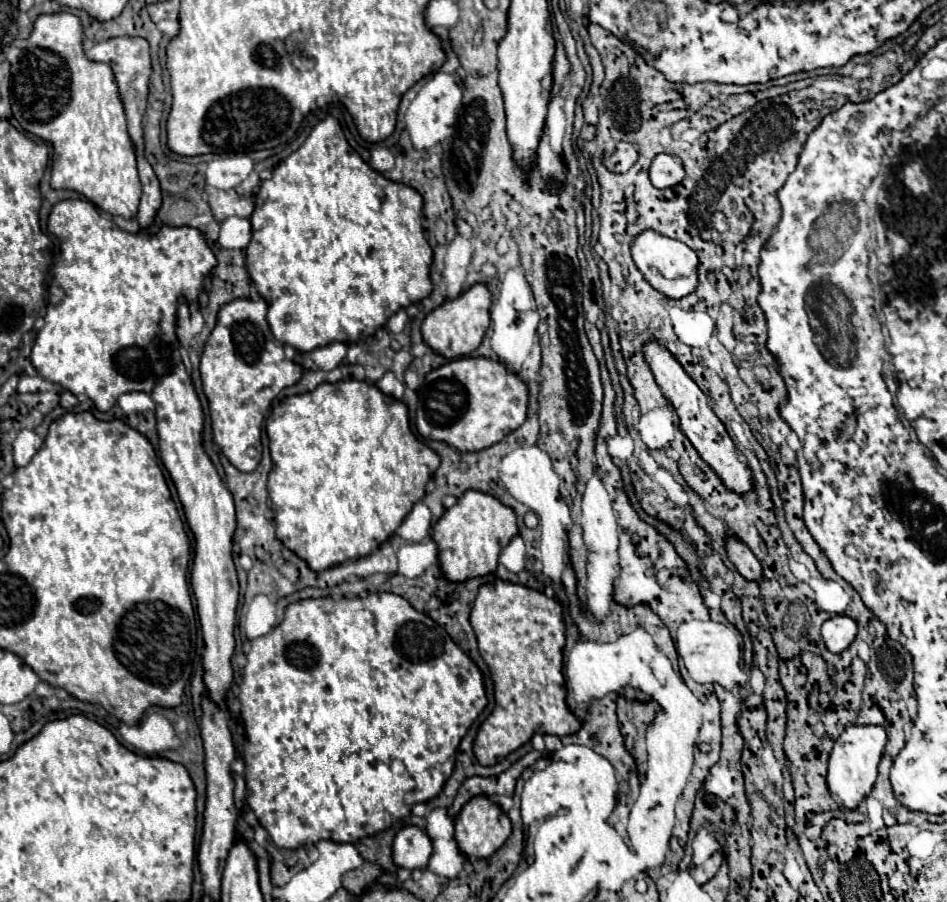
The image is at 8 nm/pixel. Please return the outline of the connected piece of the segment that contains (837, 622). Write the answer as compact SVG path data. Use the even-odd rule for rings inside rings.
M837 615L823 623L821 635L823 635L823 641L829 651L841 653L853 643L853 639L857 635L857 623L847 615Z

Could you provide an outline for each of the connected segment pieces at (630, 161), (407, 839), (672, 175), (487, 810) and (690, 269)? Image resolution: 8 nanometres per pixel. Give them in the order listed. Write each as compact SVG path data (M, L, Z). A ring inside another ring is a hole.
M619 141L615 145L615 151L611 155L603 157L603 163L613 173L625 173L625 171L629 171L637 163L637 159L639 159L637 147L633 143Z
M411 825L395 835L393 861L397 867L407 867L411 871L421 869L427 865L429 855L431 855L431 843L429 835L425 835L423 829Z
M661 153L653 159L651 169L649 169L649 177L651 177L653 187L669 189L685 179L685 169L677 157Z
M485 795L471 797L455 819L455 841L459 849L473 859L485 859L493 855L507 841L509 835L511 835L511 821L507 813Z
M643 231L641 235L635 237L635 241L631 245L631 255L633 255L637 269L647 279L647 283L669 299L681 299L681 297L693 293L699 285L697 255L685 243L681 243L677 239L659 235L655 231Z

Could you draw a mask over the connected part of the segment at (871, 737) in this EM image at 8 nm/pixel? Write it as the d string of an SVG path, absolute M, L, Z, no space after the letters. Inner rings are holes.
M849 725L837 737L829 757L827 785L829 785L829 791L841 799L843 807L857 809L861 801L871 793L885 745L887 745L887 733L879 725Z

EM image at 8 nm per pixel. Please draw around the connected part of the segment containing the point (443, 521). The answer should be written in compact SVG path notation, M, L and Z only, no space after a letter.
M467 491L457 505L445 509L443 517L433 527L433 541L439 547L441 571L449 581L465 581L483 577L495 571L499 551L519 533L517 515L497 497L483 491Z

